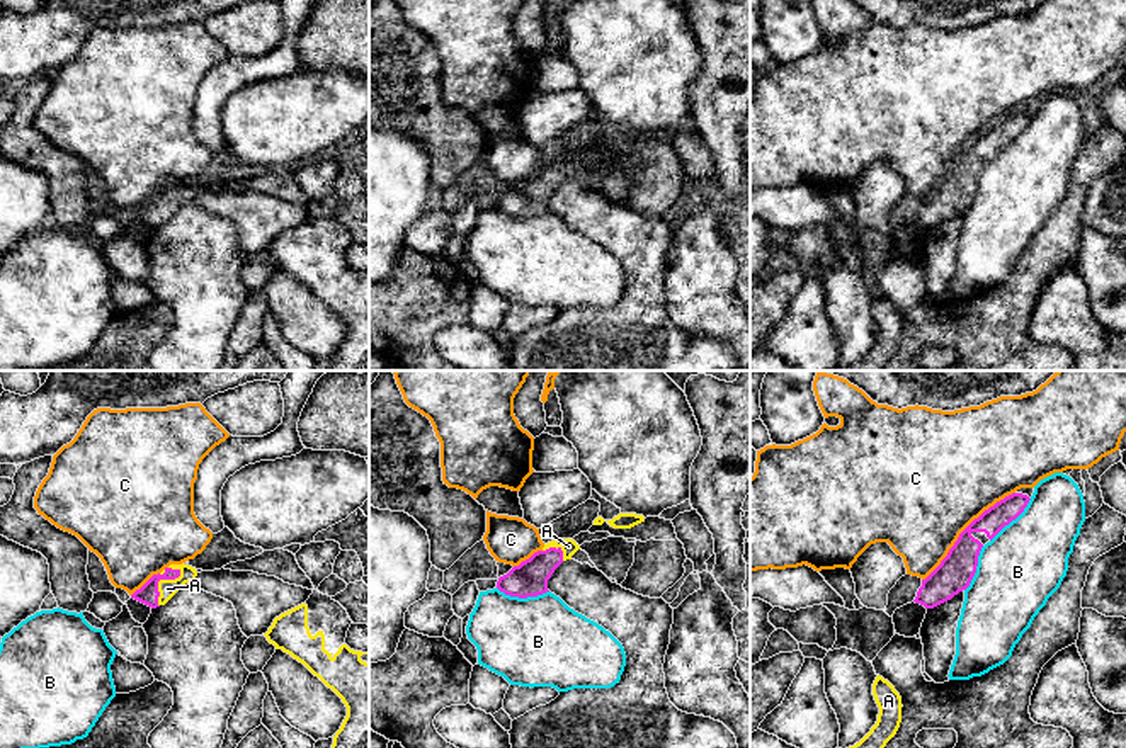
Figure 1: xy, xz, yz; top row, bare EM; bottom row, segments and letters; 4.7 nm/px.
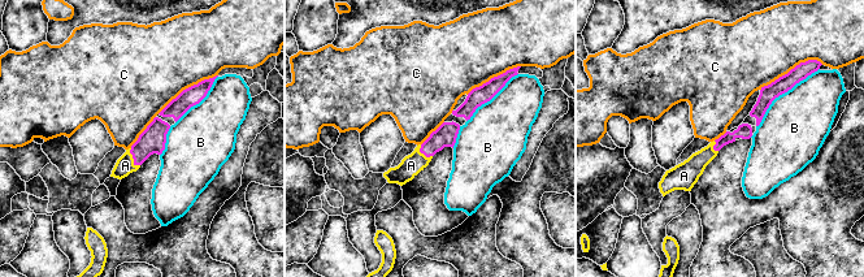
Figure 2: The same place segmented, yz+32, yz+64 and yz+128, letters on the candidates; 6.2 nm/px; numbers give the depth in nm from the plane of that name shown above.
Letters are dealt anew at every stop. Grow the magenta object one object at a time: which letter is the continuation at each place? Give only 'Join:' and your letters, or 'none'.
Join: A

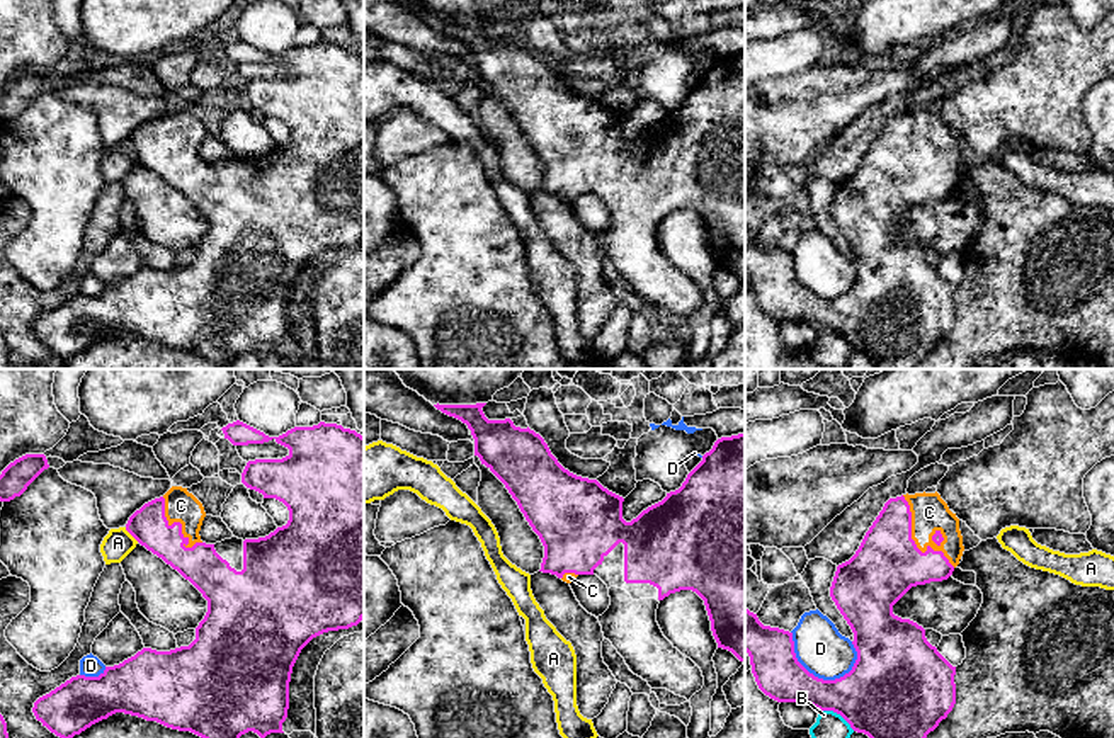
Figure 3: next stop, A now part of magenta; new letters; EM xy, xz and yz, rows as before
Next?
Join: C

